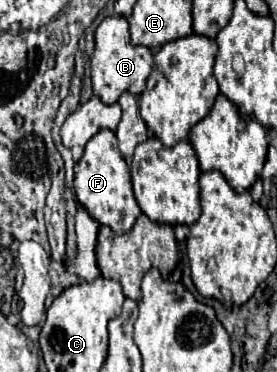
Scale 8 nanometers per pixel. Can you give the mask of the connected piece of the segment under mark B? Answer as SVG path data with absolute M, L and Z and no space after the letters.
M112 16L102 20L102 24L96 28L96 50L90 60L90 68L92 68L92 90L104 104L116 104L124 92L140 96L146 86L146 78L152 70L152 64L154 64L152 52L148 48L130 44L126 18Z

